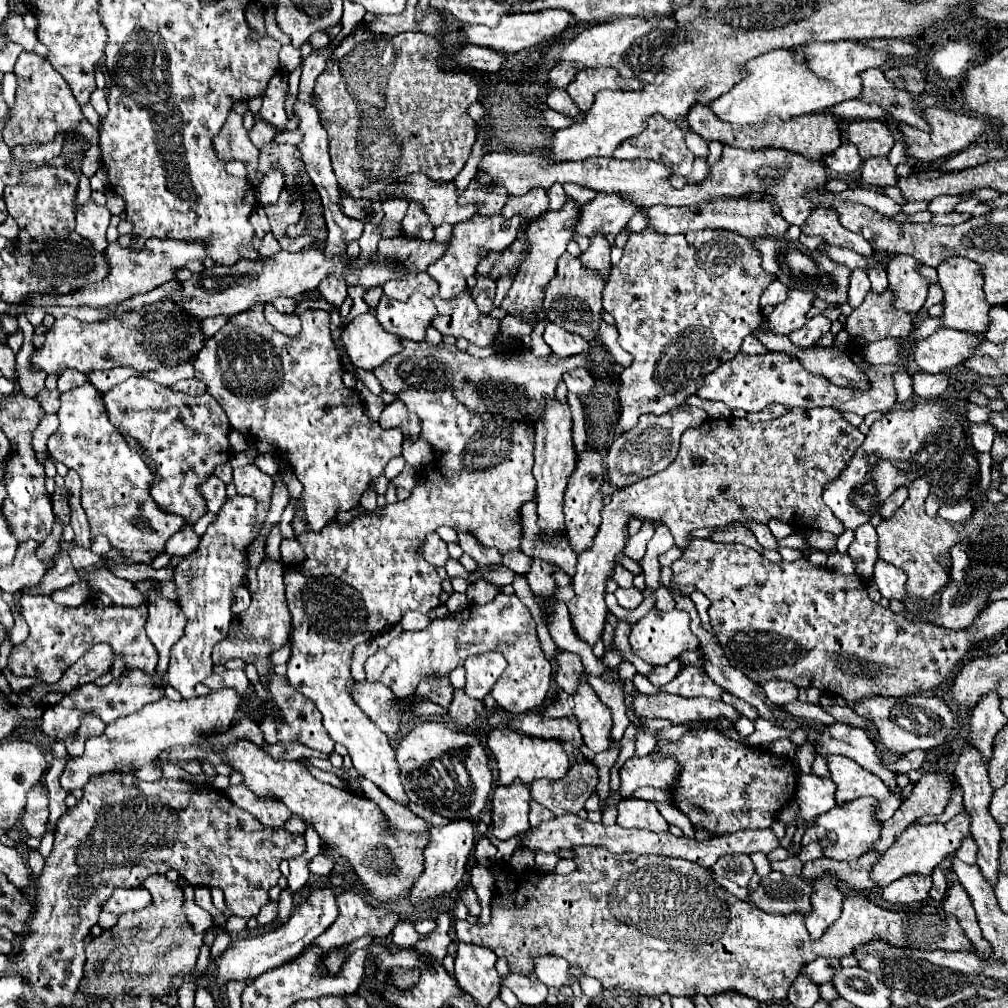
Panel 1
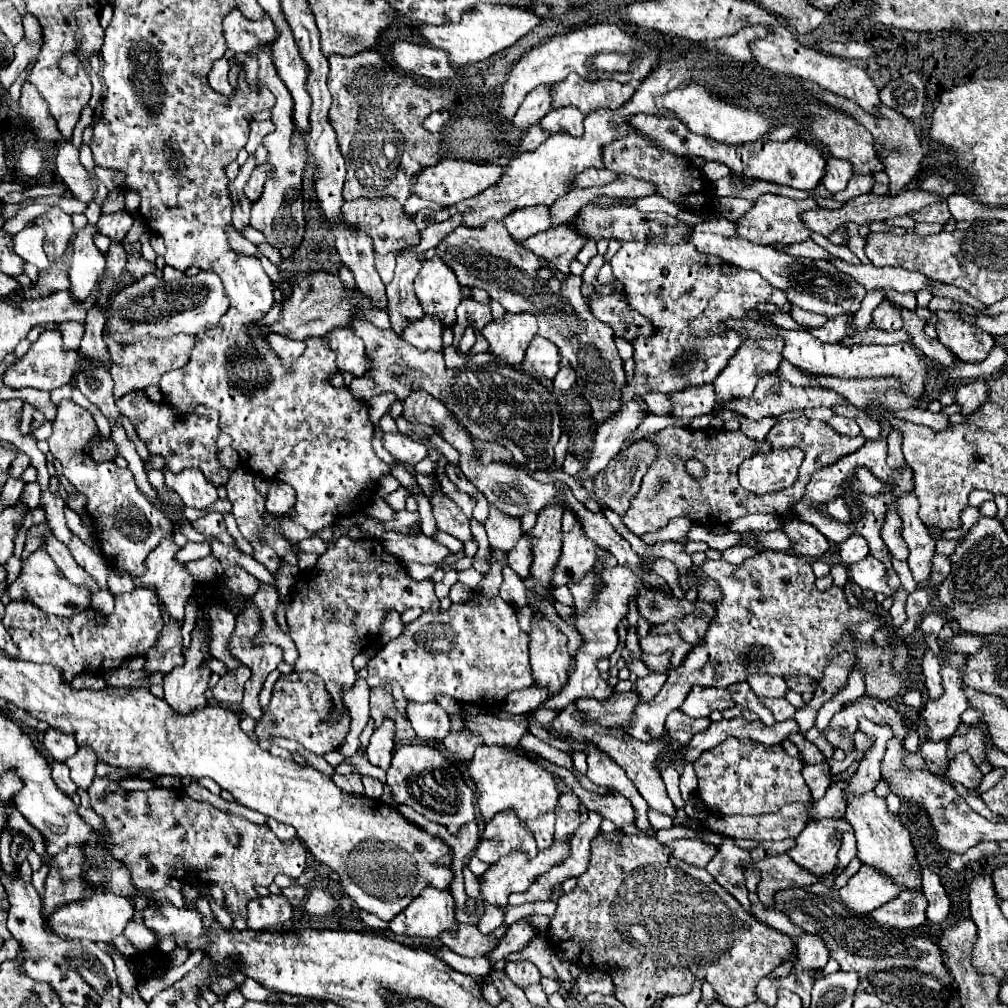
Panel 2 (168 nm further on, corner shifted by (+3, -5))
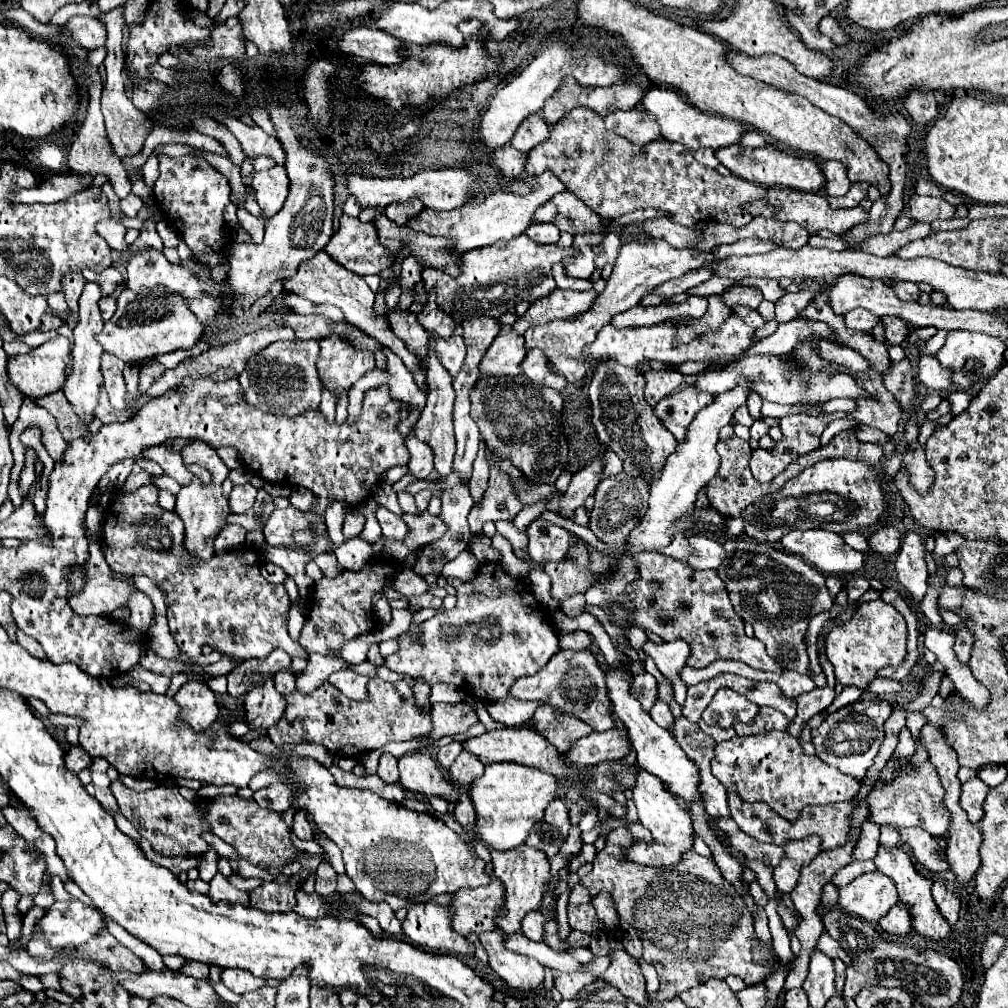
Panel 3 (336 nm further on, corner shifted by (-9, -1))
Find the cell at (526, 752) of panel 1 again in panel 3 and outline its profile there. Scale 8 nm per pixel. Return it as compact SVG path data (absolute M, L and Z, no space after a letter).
M490 763L480 779L474 781L470 797L476 811L474 833L496 851L508 851L528 839L530 829L544 817L546 805L556 797L556 777L520 763Z

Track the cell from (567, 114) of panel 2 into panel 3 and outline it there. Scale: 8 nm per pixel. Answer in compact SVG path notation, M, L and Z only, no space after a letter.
M574 109L550 127L550 137L530 151L524 173L540 175L552 171L590 209L604 219L616 219L638 209L656 209L668 213L674 223L692 227L698 221L720 221L732 227L744 227L752 215L740 209L746 201L766 199L768 189L748 183L736 175L722 177L714 169L700 165L694 155L664 139L648 145L632 145L606 131L604 119L590 109Z

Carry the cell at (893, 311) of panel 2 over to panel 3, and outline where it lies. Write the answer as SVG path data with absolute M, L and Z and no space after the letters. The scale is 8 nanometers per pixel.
M884 317L882 325L884 325L884 337L888 337L888 345L902 345L904 343L904 339L908 335L908 327L902 319Z

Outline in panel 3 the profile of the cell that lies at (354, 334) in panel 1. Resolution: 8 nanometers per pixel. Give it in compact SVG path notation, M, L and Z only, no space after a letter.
M328 337L320 341L316 367L322 385L340 399L366 371L374 369L374 355L354 351L340 337Z

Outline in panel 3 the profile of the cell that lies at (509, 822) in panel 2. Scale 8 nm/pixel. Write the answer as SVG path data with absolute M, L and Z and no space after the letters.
M520 845L516 849L508 851L492 851L492 863L494 863L494 877L504 883L504 905L496 913L496 927L506 933L518 933L522 931L522 919L526 913L536 911L542 903L542 897L546 893L546 885L550 881L550 863L548 857L538 851L530 849L528 845Z

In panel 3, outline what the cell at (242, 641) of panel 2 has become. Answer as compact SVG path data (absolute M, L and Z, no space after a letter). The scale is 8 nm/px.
M268 679L260 689L252 689L244 699L244 721L250 731L268 729L280 721L286 701L274 689L274 681Z

